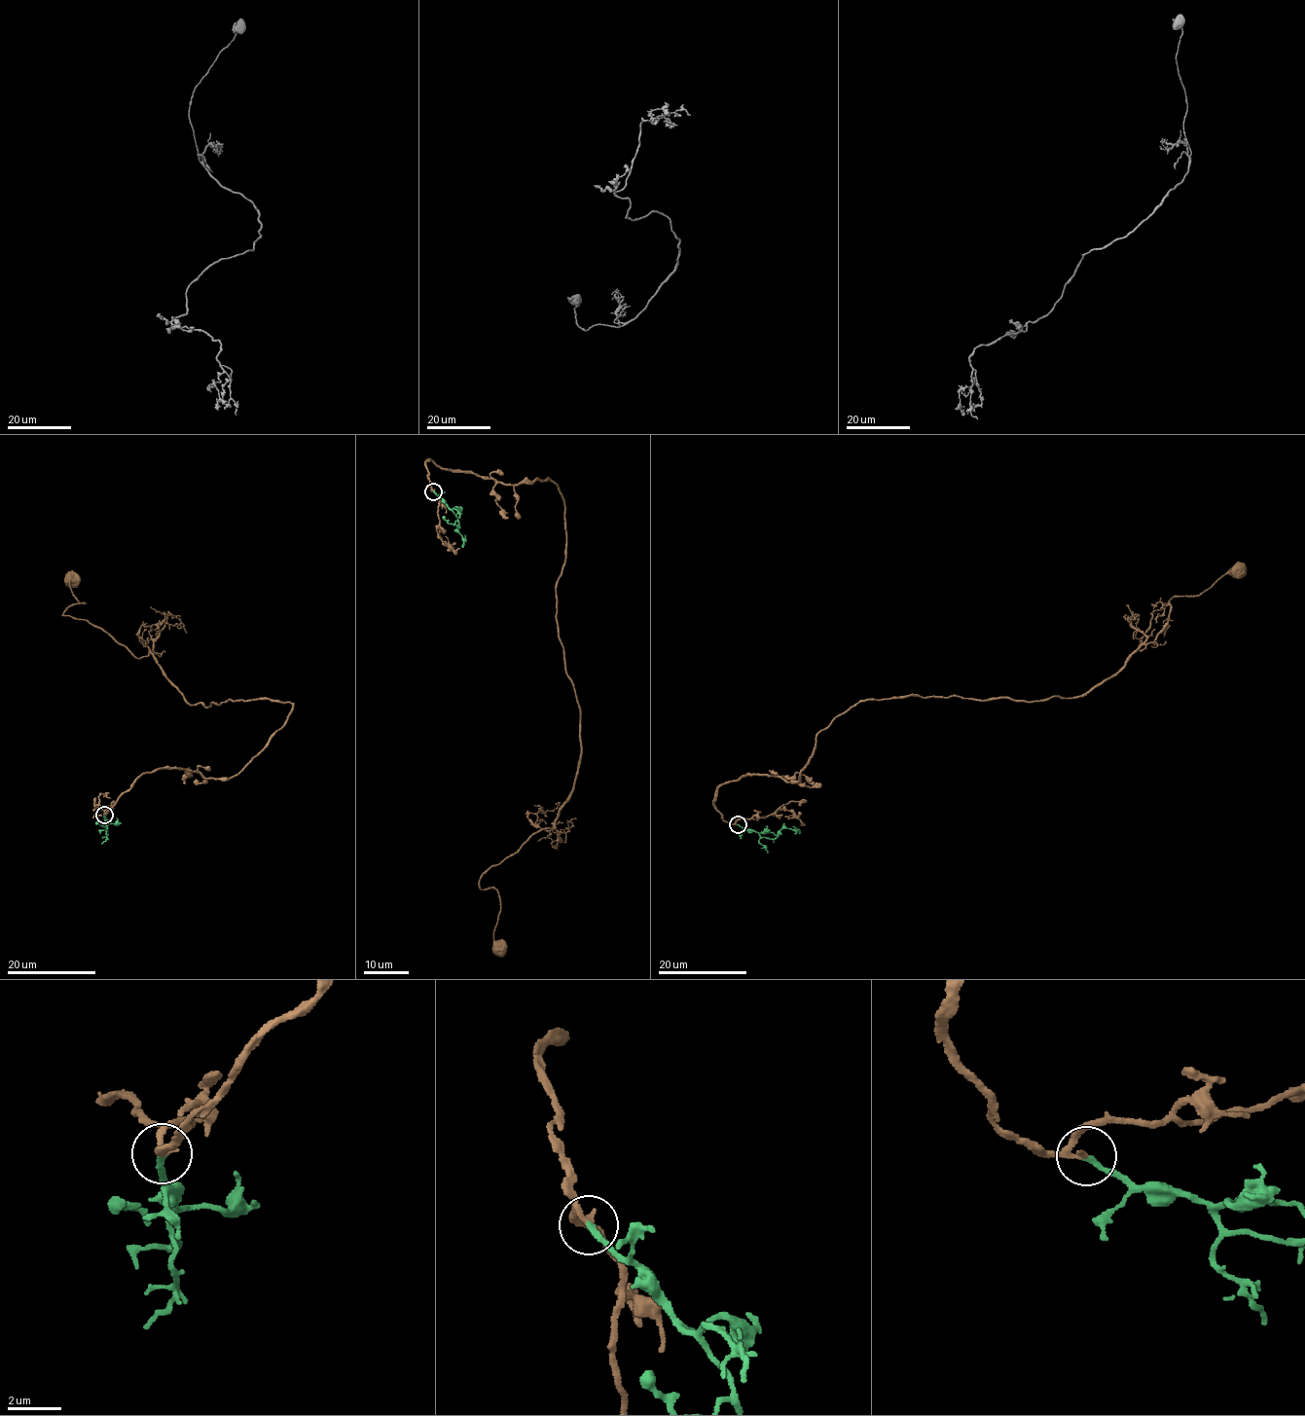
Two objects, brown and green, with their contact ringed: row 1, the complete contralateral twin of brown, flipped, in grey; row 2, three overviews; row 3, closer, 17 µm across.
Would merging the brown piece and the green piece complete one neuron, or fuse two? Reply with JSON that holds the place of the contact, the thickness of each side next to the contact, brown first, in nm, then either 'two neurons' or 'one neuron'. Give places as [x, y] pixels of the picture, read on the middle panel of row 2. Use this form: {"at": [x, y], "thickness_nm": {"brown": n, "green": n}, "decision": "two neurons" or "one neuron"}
{"at": [433, 491], "thickness_nm": {"brown": 180, "green": 240}, "decision": "one neuron"}

